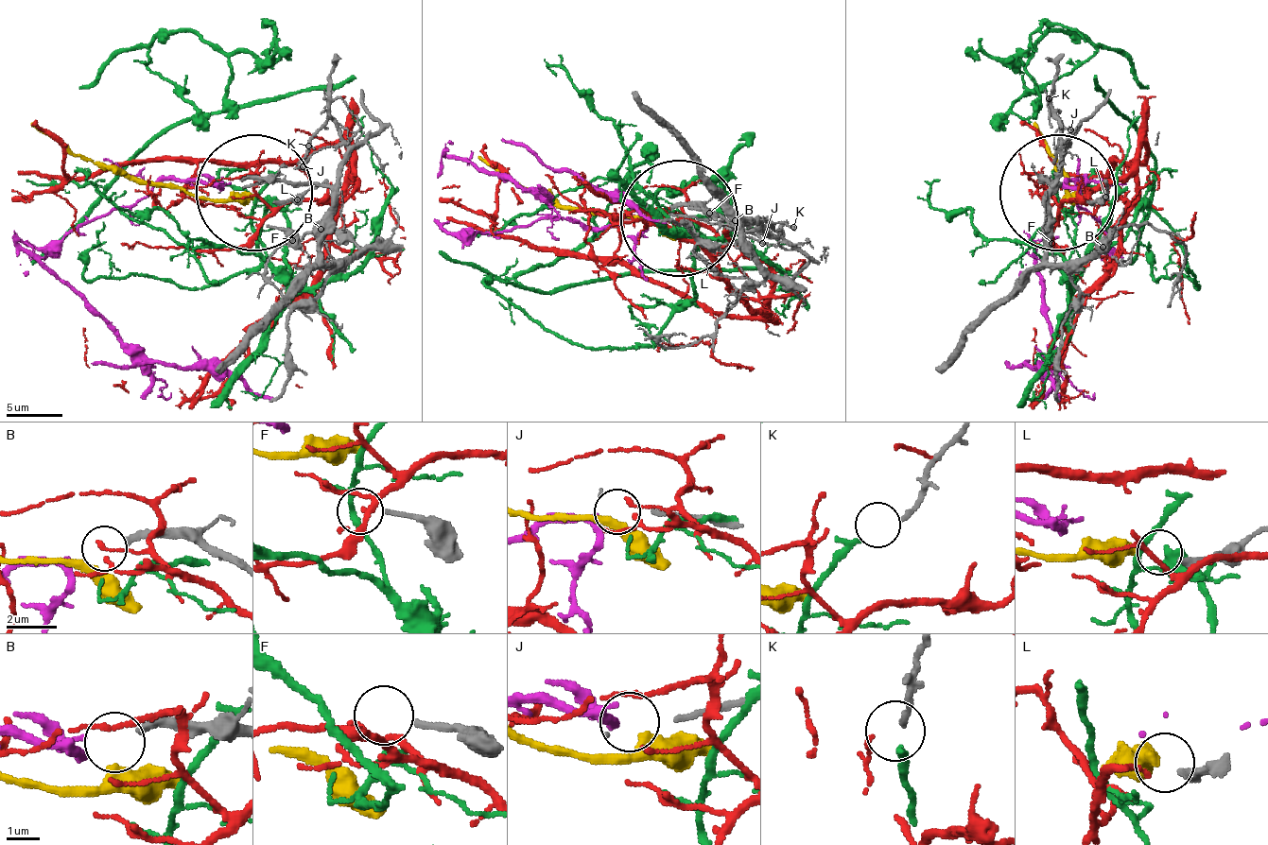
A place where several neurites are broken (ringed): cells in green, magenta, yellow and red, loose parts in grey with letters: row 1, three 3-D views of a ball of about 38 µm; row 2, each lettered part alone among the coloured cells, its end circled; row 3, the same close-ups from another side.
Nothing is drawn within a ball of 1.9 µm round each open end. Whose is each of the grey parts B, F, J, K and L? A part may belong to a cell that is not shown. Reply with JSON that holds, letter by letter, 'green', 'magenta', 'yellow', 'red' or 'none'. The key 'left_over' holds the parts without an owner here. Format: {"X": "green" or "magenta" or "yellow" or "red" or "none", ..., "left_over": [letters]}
{"B": "none", "F": "none", "J": "magenta", "K": "green", "L": "yellow", "left_over": ["B", "F"]}

